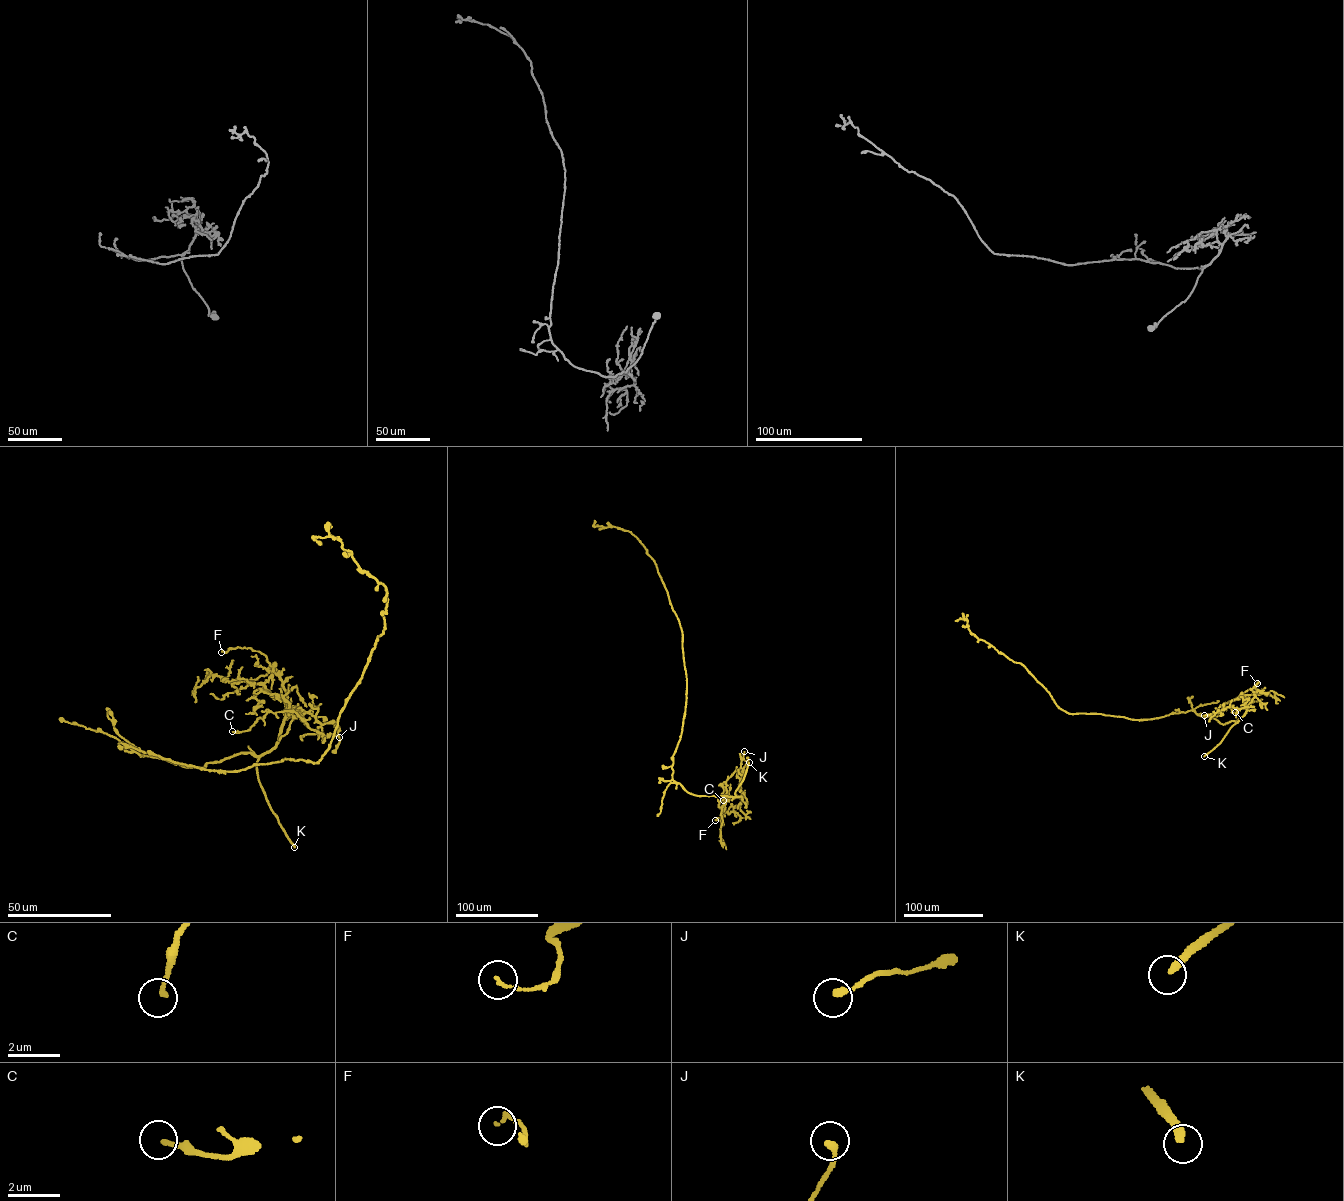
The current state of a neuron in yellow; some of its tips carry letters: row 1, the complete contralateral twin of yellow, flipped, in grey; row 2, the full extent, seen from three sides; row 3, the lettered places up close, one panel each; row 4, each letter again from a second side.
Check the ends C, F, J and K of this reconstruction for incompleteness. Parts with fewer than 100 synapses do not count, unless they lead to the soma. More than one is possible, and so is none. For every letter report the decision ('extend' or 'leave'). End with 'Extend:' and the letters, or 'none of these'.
C: leave
F: leave
J: leave
K: extend
Extend: K

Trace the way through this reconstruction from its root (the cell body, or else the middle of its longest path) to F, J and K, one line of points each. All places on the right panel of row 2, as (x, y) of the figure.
F: (1134, 719), (1193, 710), (1222, 724), (1237, 722), (1254, 697), (1252, 689), (1257, 683)
J: (1134, 719), (1193, 710), (1224, 724), (1232, 721), (1237, 722), (1246, 709), (1230, 706), (1204, 715)
K: (1134, 719), (1193, 710), (1222, 724), (1237, 722), (1204, 756)

